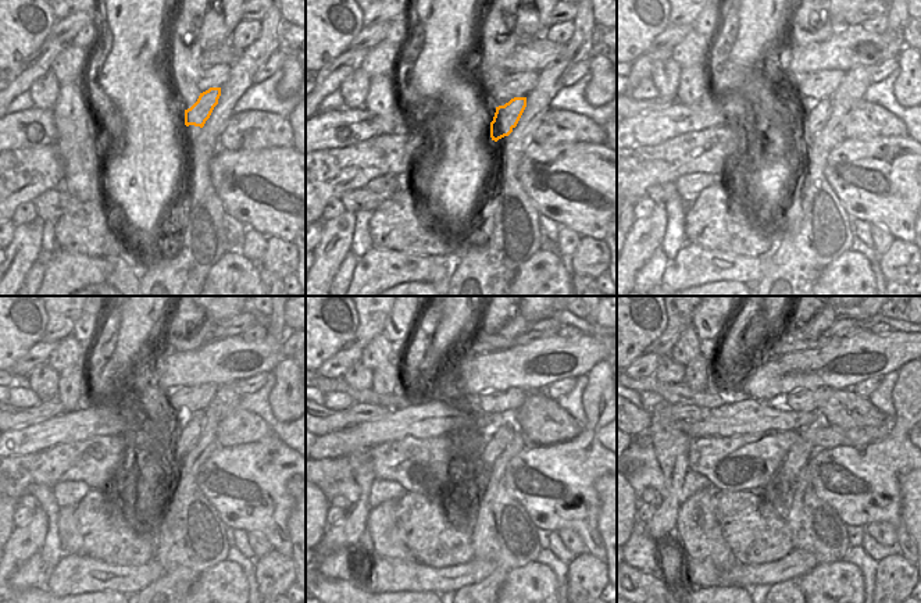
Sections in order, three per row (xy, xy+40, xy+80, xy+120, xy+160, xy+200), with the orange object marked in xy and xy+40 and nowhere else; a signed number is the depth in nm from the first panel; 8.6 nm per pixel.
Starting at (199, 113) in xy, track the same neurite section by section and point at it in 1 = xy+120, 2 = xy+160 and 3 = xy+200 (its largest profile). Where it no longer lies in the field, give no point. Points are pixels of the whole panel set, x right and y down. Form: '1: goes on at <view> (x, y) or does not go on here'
1: goes on at xy+120 (184, 441)
2: goes on at xy+160 (500, 435)
3: goes on at xy+200 (798, 456)

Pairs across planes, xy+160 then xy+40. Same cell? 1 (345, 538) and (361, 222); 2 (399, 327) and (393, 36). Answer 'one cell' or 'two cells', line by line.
1: two cells
2: one cell

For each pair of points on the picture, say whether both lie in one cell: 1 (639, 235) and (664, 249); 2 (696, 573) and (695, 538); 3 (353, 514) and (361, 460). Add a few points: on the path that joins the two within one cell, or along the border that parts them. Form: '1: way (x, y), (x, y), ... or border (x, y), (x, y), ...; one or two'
1: border (667, 214), (667, 227), (661, 243), (638, 271); two
2: border (686, 557), (709, 559), (718, 568), (727, 571); two
3: way (363, 500), (363, 474); one

